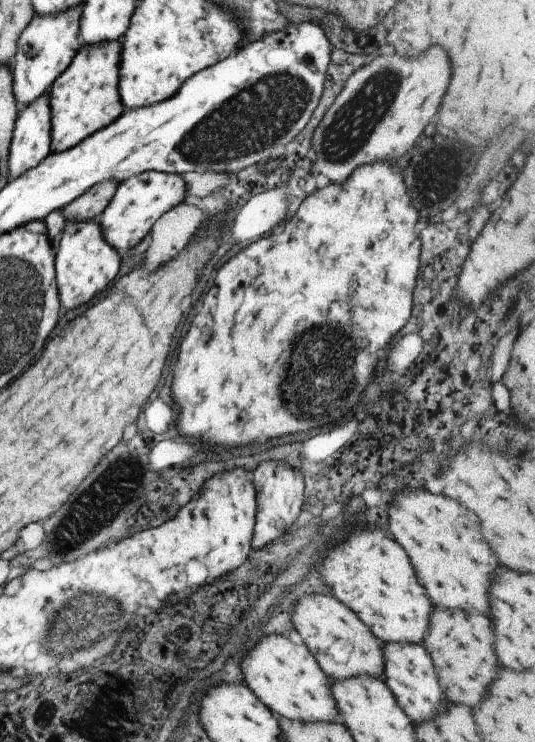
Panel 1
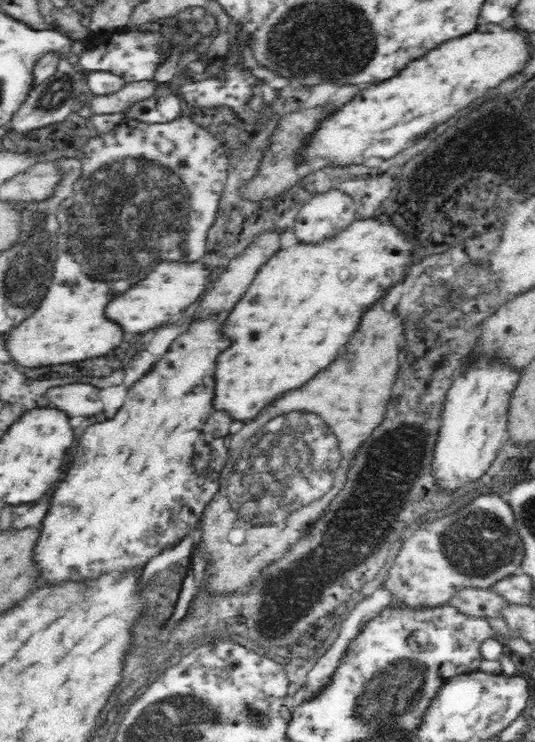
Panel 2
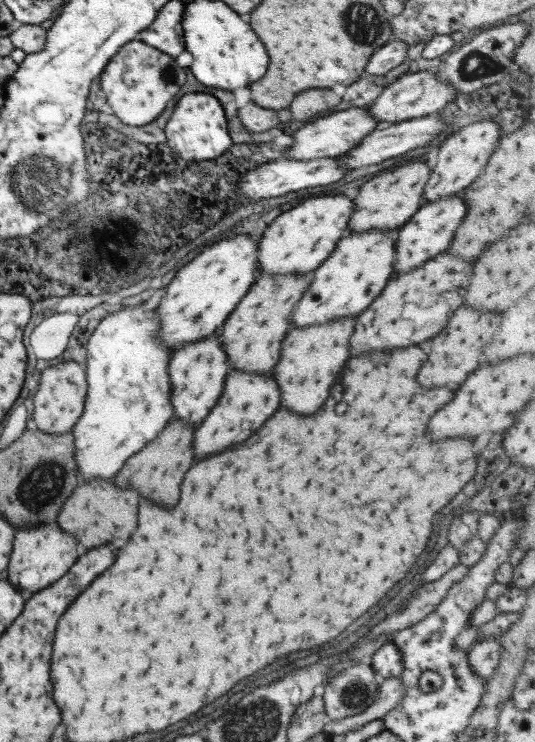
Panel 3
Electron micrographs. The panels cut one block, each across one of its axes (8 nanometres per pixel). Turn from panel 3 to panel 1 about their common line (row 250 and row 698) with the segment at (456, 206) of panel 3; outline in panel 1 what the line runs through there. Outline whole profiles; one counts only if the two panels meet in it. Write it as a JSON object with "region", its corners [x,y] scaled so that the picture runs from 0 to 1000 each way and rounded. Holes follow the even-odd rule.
{"region":[[[712,867],[720,884],[716,916],[740,939],[748,954],[768,968],[774,976],[804,970],[830,949],[830,935],[800,879],[785,868]]]}

